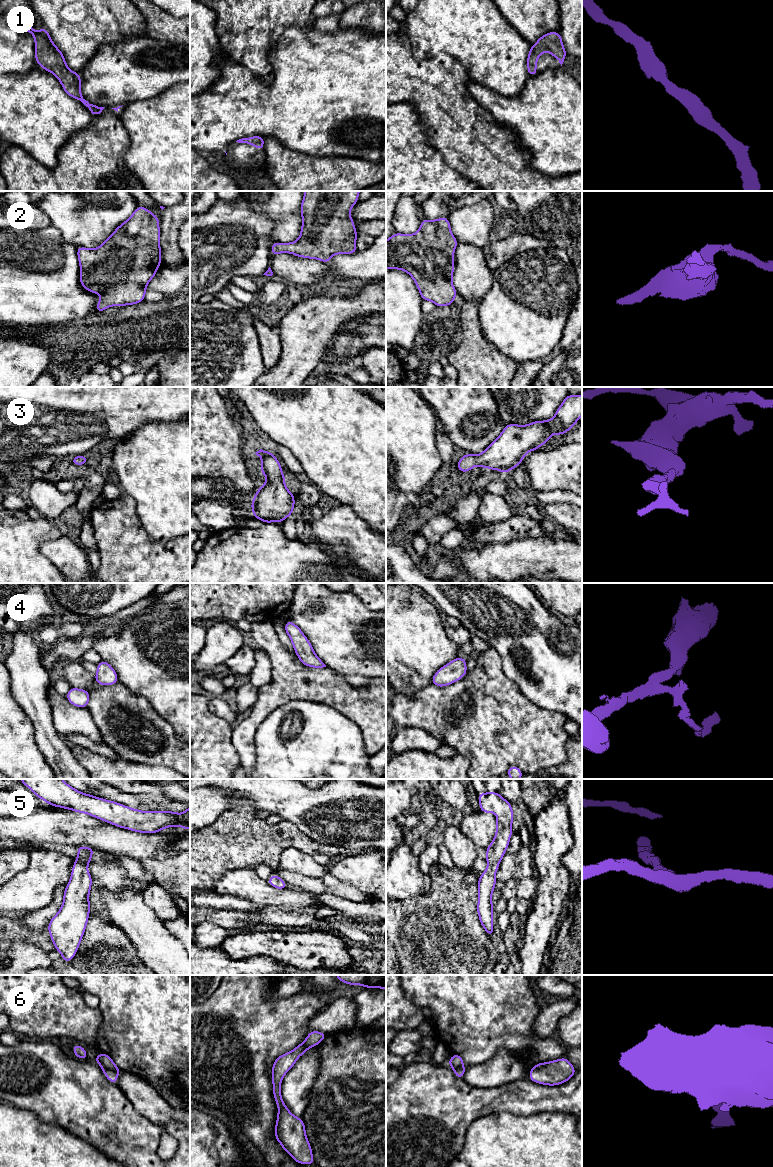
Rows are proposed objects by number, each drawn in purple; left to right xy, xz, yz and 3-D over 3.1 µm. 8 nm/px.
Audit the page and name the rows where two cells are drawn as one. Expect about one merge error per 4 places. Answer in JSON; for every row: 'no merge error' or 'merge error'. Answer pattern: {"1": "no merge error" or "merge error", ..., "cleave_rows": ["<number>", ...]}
{"1": "no merge error", "2": "no merge error", "3": "no merge error", "4": "no merge error", "5": "no merge error", "6": "merge error", "cleave_rows": ["6"]}

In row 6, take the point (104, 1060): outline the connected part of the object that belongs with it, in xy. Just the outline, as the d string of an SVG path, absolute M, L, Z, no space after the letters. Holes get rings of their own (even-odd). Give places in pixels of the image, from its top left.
M101 1053L99 1055L97 1055L96 1057L94 1057L94 1060L102 1067L107 1068L111 1071L114 1071L116 1073L121 1073L122 1071L114 1064L112 1058L105 1054L105 1053Z

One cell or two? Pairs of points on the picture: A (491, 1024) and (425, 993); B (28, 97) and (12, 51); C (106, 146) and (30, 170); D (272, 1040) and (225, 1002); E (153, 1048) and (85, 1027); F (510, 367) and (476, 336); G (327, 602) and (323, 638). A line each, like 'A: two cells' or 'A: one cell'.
A: one cell
B: two cells
C: one cell
D: one cell
E: two cells
F: one cell
G: one cell

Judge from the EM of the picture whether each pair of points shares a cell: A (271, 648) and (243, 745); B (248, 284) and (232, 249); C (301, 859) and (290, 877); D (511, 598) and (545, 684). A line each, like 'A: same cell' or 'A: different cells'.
A: same cell
B: different cells
C: different cells
D: same cell

